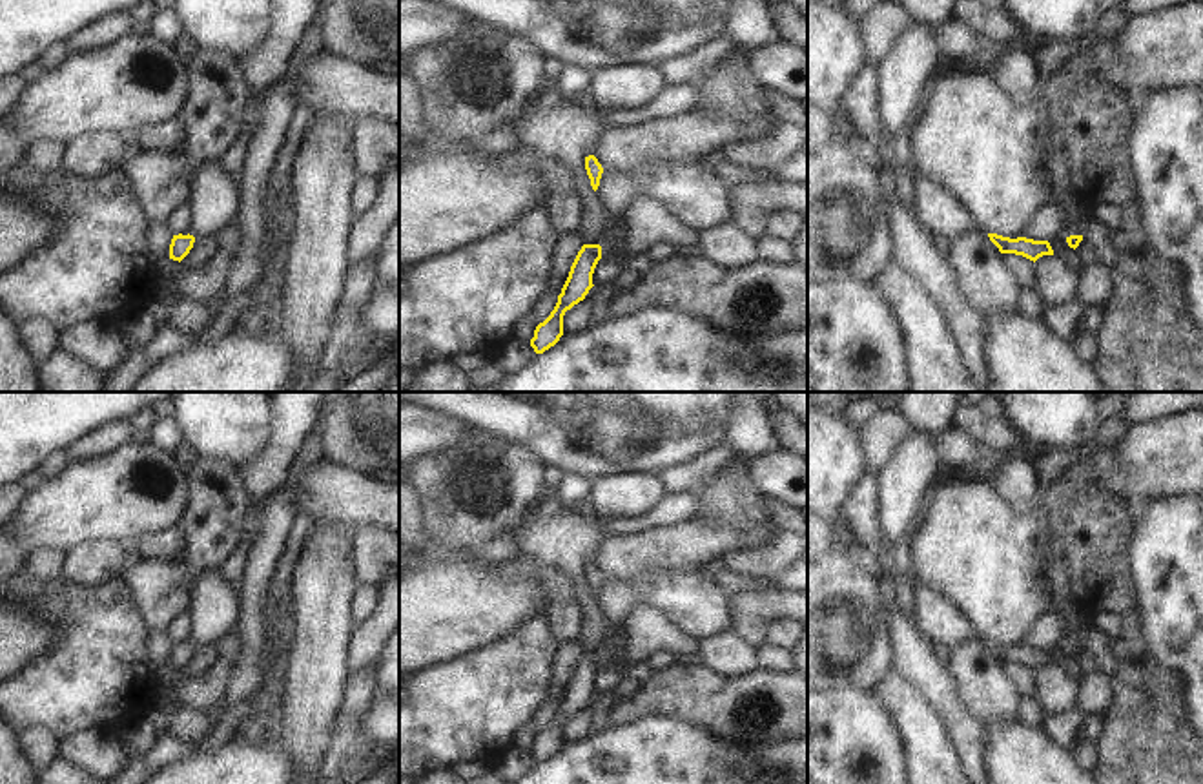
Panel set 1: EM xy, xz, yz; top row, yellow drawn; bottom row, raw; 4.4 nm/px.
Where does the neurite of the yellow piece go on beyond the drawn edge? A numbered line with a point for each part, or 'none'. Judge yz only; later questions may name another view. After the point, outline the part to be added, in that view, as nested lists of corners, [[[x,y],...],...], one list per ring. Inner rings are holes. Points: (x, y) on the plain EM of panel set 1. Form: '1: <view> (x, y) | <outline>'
none

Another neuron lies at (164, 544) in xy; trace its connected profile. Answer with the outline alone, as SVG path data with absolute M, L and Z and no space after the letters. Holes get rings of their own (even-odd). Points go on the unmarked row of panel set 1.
M170 525L155 532L144 532L129 543L133 558L139 558L142 562L175 560L180 547L182 536L177 525Z

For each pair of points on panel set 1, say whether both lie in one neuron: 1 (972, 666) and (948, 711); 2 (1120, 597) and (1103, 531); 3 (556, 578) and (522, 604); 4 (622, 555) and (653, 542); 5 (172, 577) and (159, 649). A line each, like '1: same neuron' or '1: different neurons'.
1: different neurons
2: same neuron
3: different neurons
4: same neuron
5: different neurons

